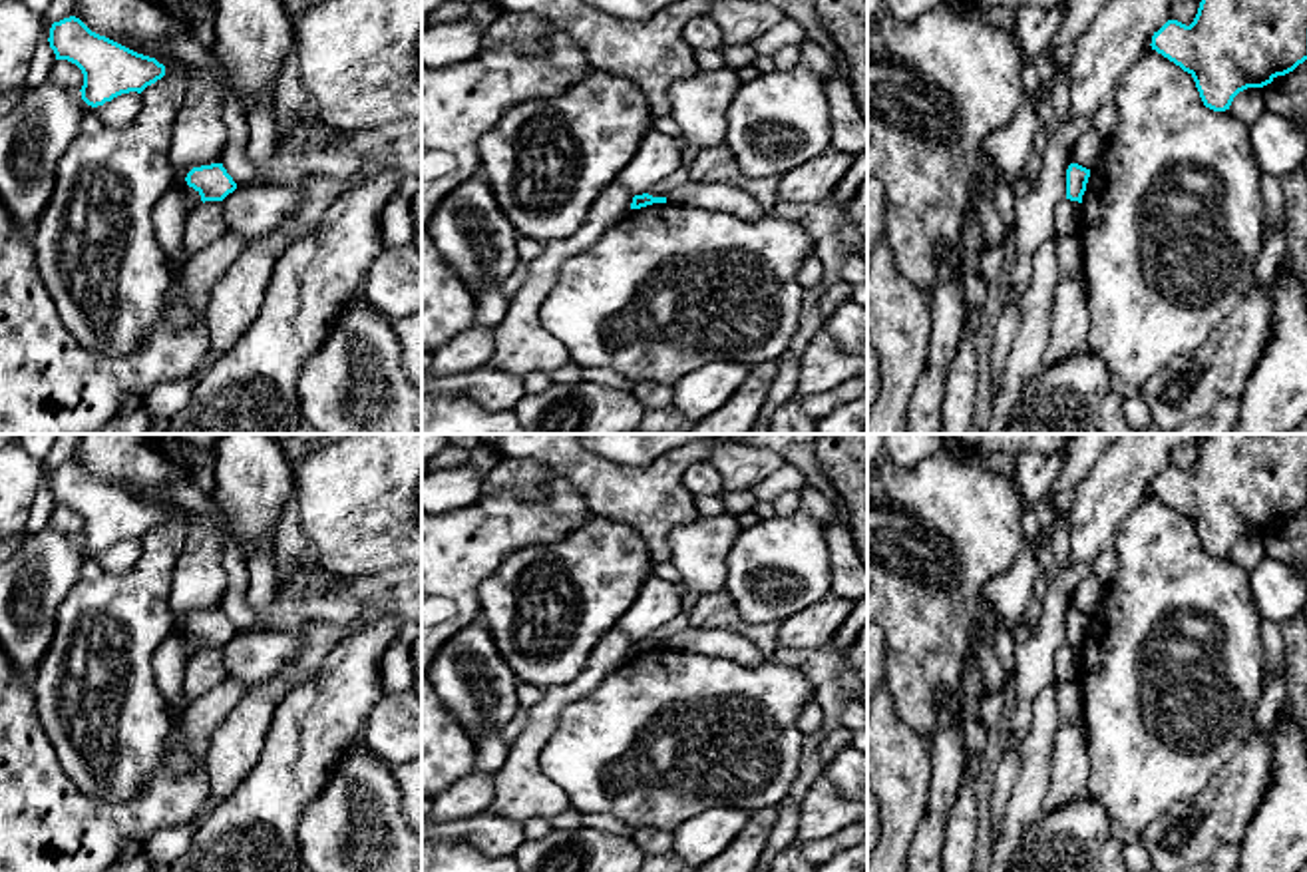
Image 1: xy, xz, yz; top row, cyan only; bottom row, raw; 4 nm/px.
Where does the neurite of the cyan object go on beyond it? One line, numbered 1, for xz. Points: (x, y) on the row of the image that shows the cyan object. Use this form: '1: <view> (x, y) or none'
1: none

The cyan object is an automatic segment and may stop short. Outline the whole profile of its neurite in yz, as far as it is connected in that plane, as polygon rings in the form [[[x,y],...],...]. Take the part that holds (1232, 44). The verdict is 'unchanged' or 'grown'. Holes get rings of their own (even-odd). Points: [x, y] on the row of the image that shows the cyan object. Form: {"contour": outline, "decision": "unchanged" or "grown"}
{"contour": [[[1202,0],[1190,26],[1168,20],[1152,50],[1188,72],[1206,108],[1229,109],[1247,88],[1263,88],[1307,60],[1307,0]]], "decision": "unchanged"}

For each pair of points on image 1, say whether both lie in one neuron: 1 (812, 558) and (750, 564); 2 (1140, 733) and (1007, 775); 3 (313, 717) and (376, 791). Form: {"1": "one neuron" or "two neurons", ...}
{"1": "one neuron", "2": "two neurons", "3": "two neurons"}

